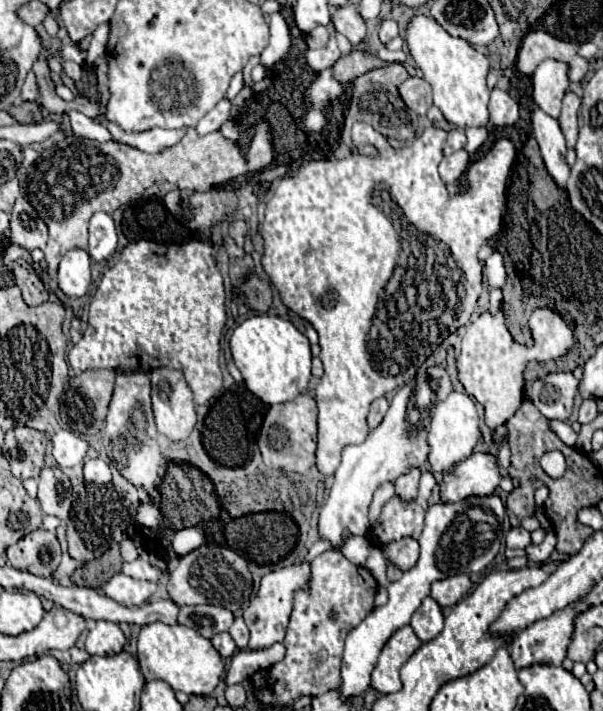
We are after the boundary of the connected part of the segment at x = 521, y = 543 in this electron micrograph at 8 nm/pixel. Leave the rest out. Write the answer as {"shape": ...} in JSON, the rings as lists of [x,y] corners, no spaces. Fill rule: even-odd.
{"shape":[[[511,528],[505,538],[507,548],[527,548],[531,544],[531,534],[523,528]]]}

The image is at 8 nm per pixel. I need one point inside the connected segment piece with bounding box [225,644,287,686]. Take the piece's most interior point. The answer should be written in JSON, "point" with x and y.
{"point":[245,662]}

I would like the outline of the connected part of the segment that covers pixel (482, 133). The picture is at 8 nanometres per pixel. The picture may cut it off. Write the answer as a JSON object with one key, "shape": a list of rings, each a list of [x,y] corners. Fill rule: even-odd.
{"shape":[[[471,126],[471,128],[465,128],[465,134],[467,134],[465,150],[475,152],[489,138],[489,128],[487,126]]]}

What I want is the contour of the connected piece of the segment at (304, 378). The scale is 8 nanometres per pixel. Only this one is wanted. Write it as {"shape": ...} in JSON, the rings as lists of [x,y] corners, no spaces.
{"shape":[[[257,314],[235,328],[229,346],[247,388],[265,404],[283,404],[305,392],[311,378],[311,346],[289,320]]]}

